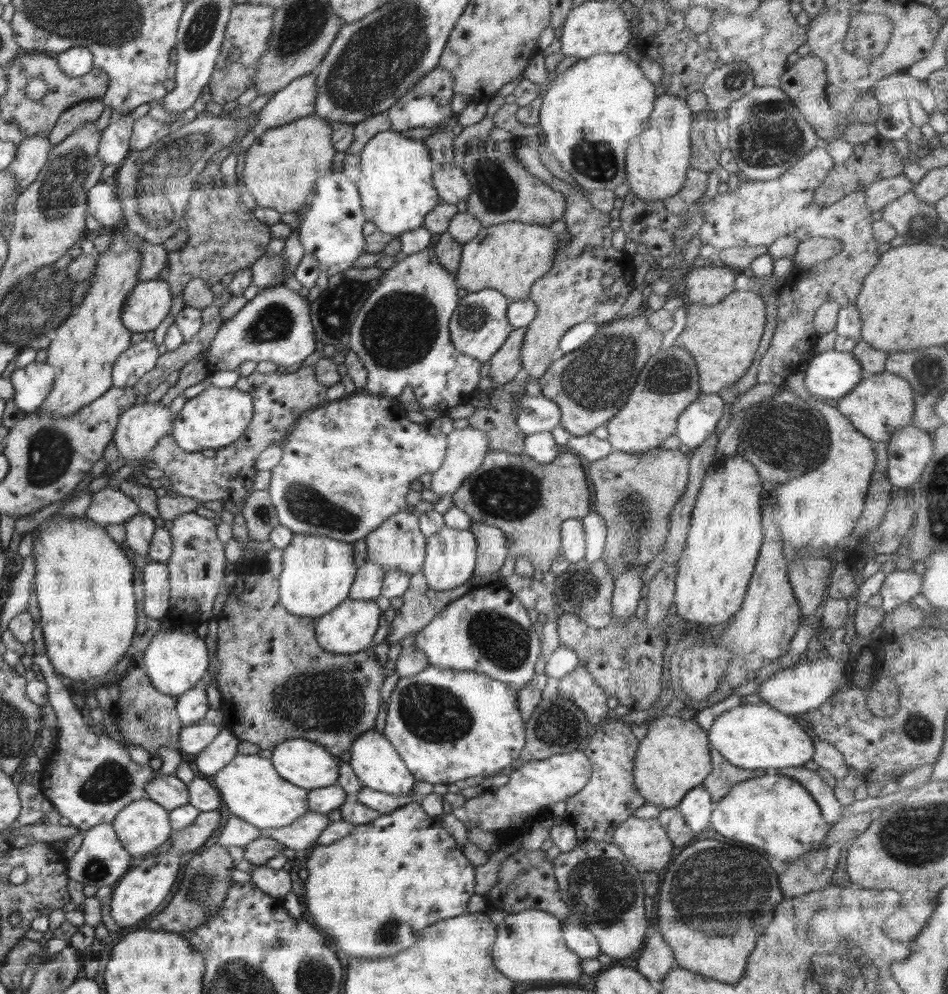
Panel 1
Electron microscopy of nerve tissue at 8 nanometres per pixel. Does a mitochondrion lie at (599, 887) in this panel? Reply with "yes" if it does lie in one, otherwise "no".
yes

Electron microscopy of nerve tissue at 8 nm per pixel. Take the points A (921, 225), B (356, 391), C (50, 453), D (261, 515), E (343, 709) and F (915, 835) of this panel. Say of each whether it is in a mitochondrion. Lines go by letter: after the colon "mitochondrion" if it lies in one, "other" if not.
A: mitochondrion
B: other
C: mitochondrion
D: mitochondrion
E: mitochondrion
F: mitochondrion

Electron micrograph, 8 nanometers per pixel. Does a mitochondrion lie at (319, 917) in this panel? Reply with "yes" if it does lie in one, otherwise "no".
no

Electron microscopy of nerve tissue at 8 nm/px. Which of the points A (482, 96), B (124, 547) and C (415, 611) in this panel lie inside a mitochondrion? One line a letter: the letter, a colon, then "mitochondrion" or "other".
A: other
B: other
C: other

